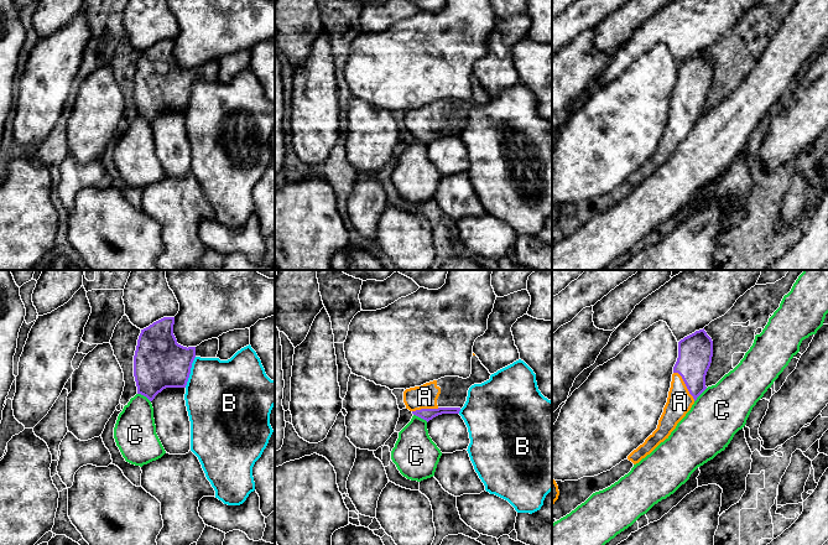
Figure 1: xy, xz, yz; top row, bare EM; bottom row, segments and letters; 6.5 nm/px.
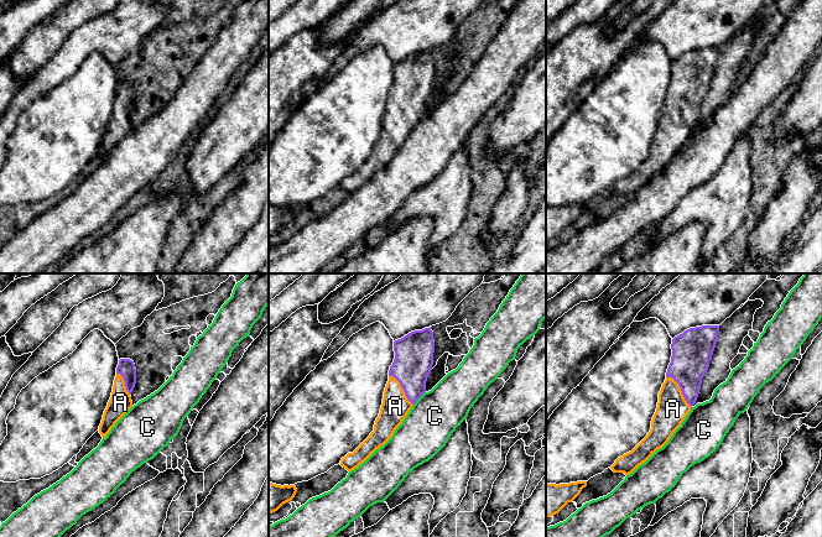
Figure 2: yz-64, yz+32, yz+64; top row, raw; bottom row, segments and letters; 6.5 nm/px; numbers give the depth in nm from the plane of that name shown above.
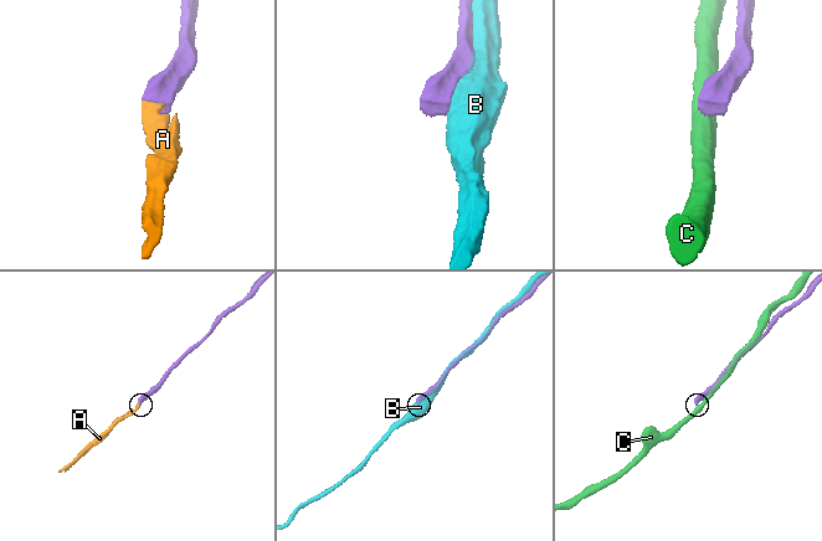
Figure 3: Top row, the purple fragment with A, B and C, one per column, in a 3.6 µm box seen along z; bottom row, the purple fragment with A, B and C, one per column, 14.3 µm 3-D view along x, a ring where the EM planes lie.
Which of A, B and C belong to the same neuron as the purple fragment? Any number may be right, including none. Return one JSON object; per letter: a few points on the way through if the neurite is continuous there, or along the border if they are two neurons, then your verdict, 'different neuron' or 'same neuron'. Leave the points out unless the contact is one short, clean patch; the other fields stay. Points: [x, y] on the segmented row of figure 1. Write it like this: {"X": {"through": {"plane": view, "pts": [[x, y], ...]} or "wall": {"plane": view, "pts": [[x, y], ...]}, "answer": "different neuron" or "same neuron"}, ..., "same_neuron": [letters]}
{"A": {"through": {"plane": "yz", "pts": [[694, 352], [694, 359], [686, 385], [680, 401]]}, "answer": "same neuron"}, "B": {"answer": "different neuron"}, "C": {"wall": {"plane": "xz", "pts": [[414, 414], [427, 421]]}, "answer": "different neuron"}, "same_neuron": ["A"]}

